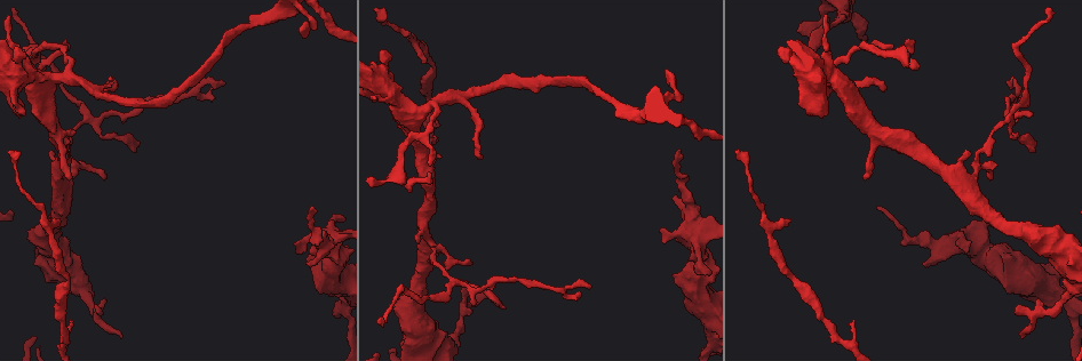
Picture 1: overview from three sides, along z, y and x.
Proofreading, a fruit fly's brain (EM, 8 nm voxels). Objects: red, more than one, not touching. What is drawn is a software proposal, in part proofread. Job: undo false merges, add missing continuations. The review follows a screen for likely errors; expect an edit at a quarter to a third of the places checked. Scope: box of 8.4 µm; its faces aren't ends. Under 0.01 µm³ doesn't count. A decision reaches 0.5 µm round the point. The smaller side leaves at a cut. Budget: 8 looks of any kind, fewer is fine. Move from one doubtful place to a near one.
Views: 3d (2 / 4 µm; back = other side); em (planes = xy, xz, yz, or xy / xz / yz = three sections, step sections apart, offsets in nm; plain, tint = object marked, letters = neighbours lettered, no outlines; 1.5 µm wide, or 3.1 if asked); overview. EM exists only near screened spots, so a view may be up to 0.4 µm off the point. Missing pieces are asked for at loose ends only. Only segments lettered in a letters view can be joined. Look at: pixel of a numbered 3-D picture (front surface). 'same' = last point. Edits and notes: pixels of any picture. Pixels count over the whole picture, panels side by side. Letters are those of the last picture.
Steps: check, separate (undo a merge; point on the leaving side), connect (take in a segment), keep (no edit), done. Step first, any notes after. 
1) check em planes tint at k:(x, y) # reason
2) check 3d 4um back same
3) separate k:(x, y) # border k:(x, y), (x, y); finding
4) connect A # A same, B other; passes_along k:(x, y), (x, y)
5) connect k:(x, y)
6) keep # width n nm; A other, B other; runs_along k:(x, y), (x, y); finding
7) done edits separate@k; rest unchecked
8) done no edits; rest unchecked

check em planes letters at 1:(863, 178) # free end

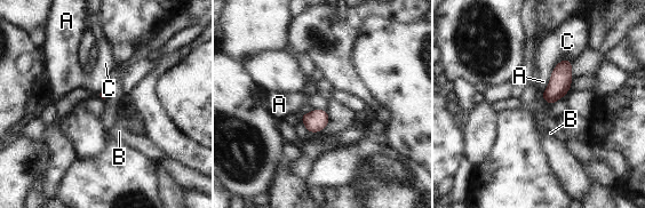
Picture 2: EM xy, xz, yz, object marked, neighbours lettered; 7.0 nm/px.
keep # A other, B other, C other; border 2:(551, 73), (548, 86), (542, 93); no lettered segment goes on from it

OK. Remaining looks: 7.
check em planes letters at 1:(70, 321) # thin end

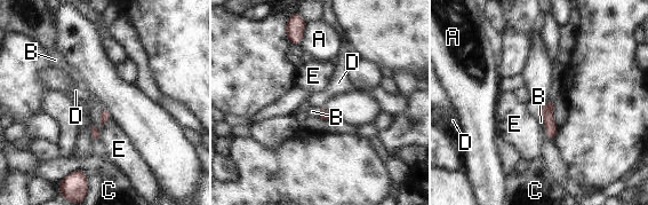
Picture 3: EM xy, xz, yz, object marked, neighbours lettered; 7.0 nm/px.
keep # longest_contact E 180 nm; A other, B other, C other, D other, E other; none of them fits

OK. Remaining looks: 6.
check 3d 2um at 1:(295, 253) # an open end

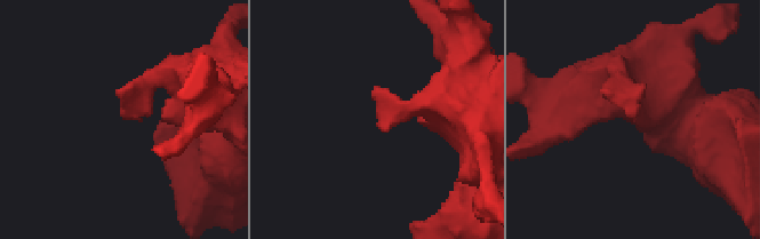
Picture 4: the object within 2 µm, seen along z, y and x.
check em xz step 4 tint at 4:(121, 116)

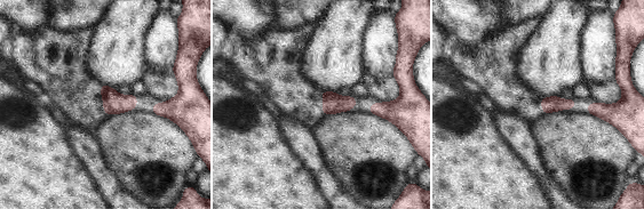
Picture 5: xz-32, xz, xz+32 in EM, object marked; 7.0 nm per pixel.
check em planes letters same

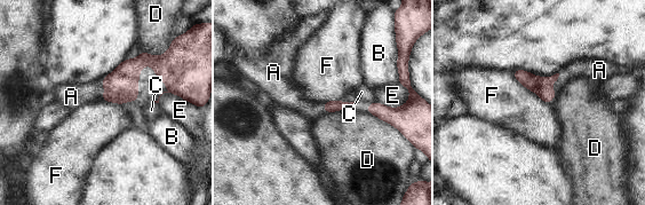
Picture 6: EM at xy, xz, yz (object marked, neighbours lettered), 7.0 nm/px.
connect A # longest_contact F 360 nm; A same, B other, C other, D other, E other, F other; it goes on there

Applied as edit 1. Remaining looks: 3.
done edits connect@6; rest unchecked

